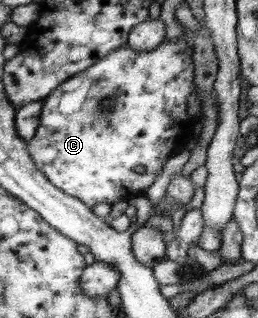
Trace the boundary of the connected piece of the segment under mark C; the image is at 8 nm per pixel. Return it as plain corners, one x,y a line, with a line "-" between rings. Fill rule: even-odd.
184,34
177,42
164,39
156,49
147,52
134,51
129,45
122,46
110,52
105,58
101,58
93,66
90,66
81,73
77,73
77,76
69,77
58,88
55,88
50,96
47,96
43,100
36,133
28,143
33,162
53,186
60,188
69,196
74,196
82,200
91,209
93,206
97,206
97,204
113,205
124,199
128,200
134,196
144,195
151,184
157,180
157,176
161,174
168,158
180,153
184,149
185,144
191,138
195,137
193,134
193,126
195,126
197,121
190,118
189,112
187,111
187,99
193,91
196,91
196,84
194,83
195,69
192,59
193,49
189,46
189,42
190,39
-
136,166
143,166
145,172
136,172

